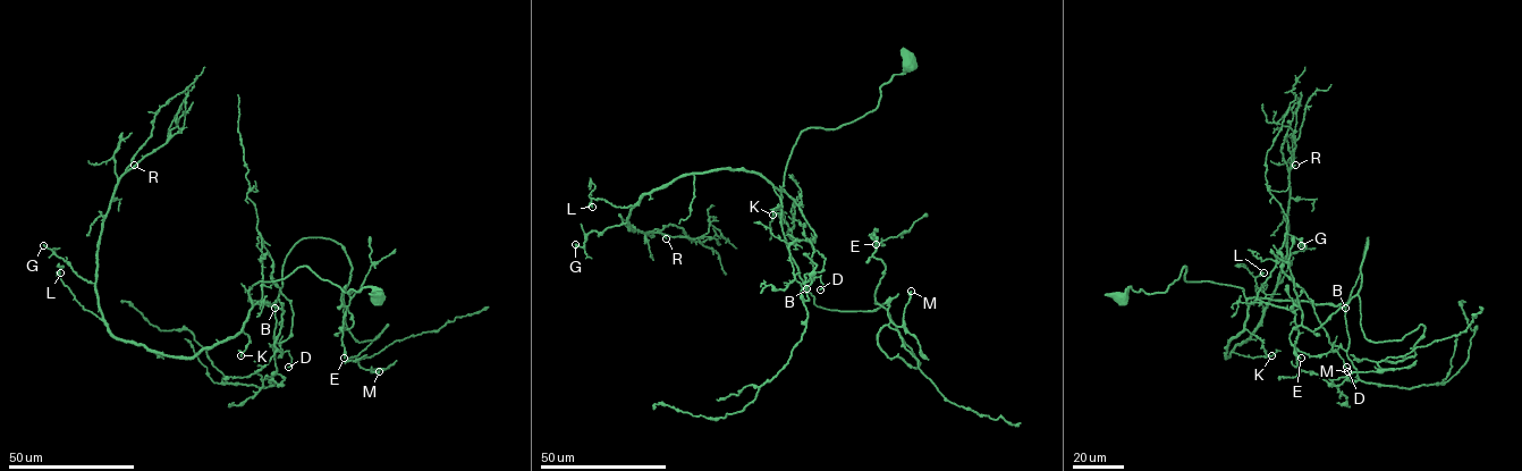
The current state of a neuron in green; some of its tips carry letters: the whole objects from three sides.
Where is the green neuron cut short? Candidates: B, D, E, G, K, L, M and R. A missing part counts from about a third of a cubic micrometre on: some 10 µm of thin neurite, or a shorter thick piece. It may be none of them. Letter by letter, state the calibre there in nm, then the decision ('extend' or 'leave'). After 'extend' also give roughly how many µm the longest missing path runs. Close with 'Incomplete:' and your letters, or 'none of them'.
B: calibre 200 nm; leave
D: calibre 130 nm; leave
E: calibre 280 nm; extend; missing 10 µm
G: calibre 170 nm; extend; missing 8 µm
K: calibre 160 nm; leave
L: calibre 400 nm; leave
M: calibre 500 nm; leave
R: calibre 150 nm; extend; missing 7 µm
Incomplete: E, G, R

